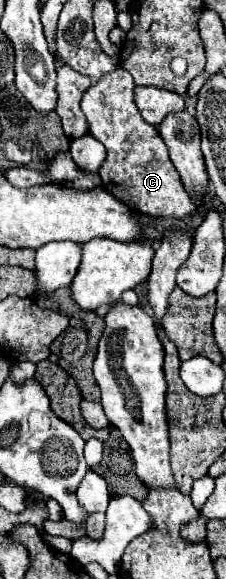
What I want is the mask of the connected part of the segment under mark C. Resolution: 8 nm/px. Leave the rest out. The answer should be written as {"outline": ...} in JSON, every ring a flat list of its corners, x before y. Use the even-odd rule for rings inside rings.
{"outline":[[118,67,110,71,110,75,104,75,100,81,90,85,82,95,80,105,88,119,90,135,104,143,108,151,108,157,100,171,102,187,126,203,130,209,136,209,144,215,186,219,196,213,198,203,192,199,186,187,182,187,182,179,172,167,158,129,146,123,142,115,138,115,138,107,134,103,134,87,136,85,132,81,132,75,124,67]]}

